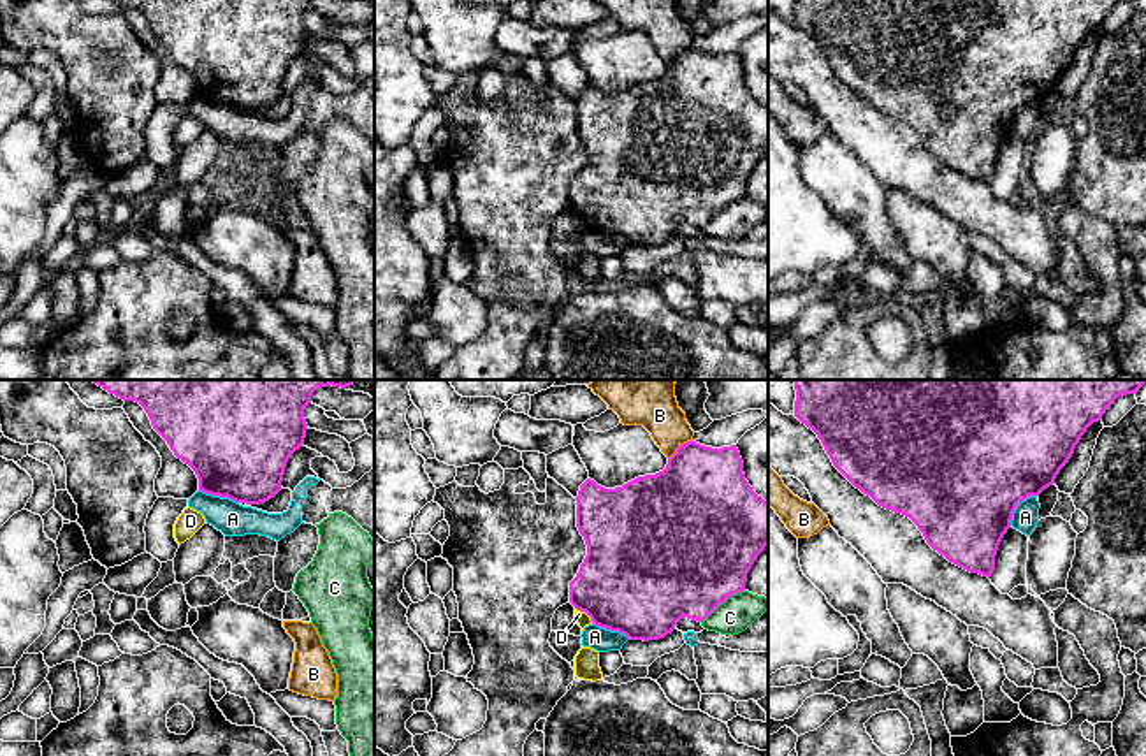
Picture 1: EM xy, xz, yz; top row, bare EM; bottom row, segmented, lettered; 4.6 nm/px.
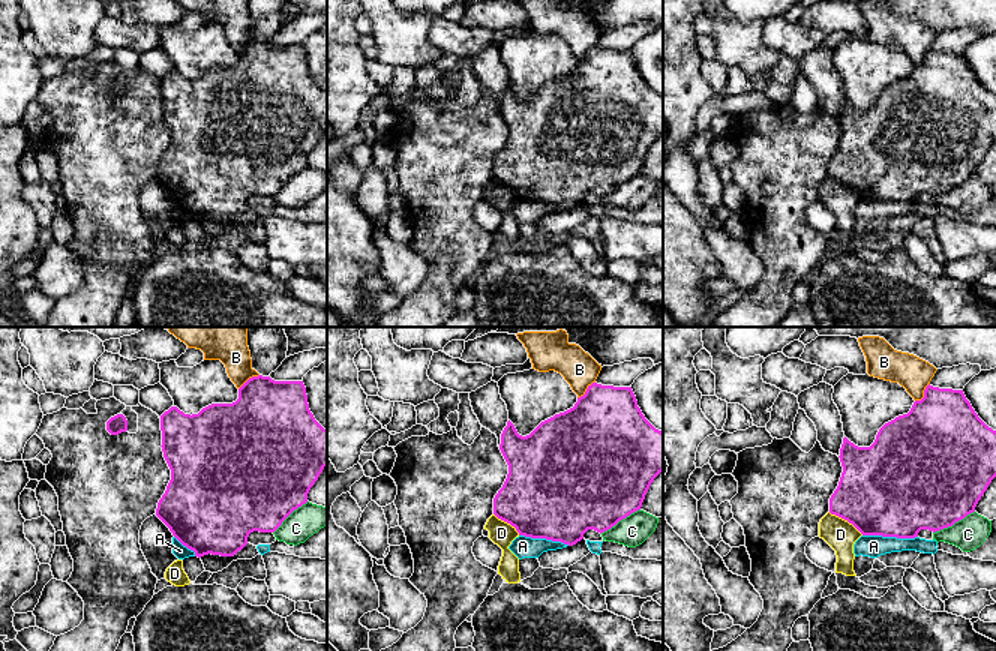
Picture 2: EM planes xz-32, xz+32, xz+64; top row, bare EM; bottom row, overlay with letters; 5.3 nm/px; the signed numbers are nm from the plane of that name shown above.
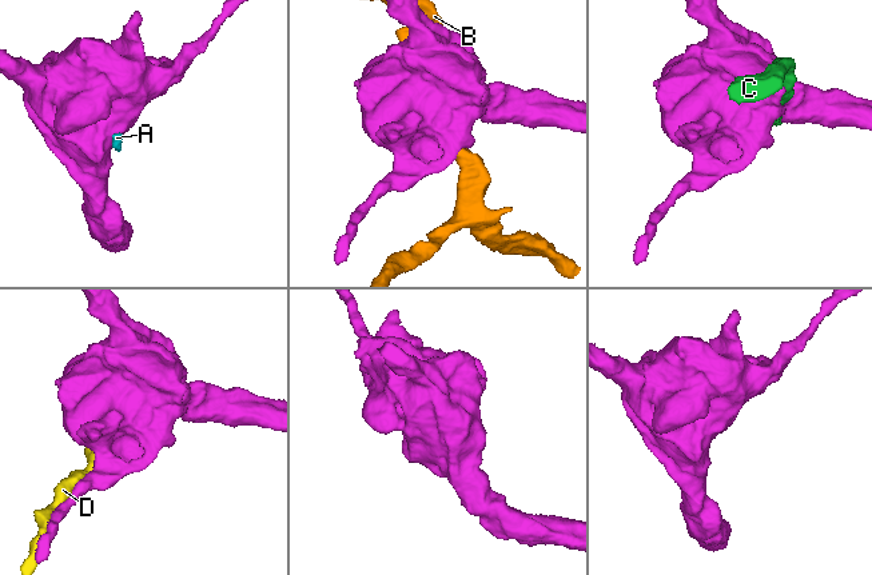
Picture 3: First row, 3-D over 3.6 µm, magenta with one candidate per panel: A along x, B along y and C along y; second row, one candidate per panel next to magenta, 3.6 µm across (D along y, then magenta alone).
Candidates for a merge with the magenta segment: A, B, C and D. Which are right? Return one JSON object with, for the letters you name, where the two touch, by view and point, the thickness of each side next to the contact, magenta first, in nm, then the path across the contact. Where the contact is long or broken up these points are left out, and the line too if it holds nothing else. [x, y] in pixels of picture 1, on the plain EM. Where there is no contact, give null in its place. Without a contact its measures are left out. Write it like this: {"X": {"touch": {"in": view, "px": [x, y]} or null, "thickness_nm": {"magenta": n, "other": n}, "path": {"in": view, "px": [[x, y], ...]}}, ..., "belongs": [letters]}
{"belongs": []}

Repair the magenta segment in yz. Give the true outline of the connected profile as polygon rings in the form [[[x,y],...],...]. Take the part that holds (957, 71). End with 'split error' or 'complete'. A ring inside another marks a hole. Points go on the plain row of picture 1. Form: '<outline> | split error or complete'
[[[796,0],[794,23],[821,46],[833,72],[879,113],[909,123],[923,139],[926,149],[949,169],[983,183],[991,183],[998,151],[1011,134],[1016,111],[1039,102],[1055,90],[1060,76],[1069,69],[1086,35],[1102,26],[1113,7],[1127,0]]] | complete

